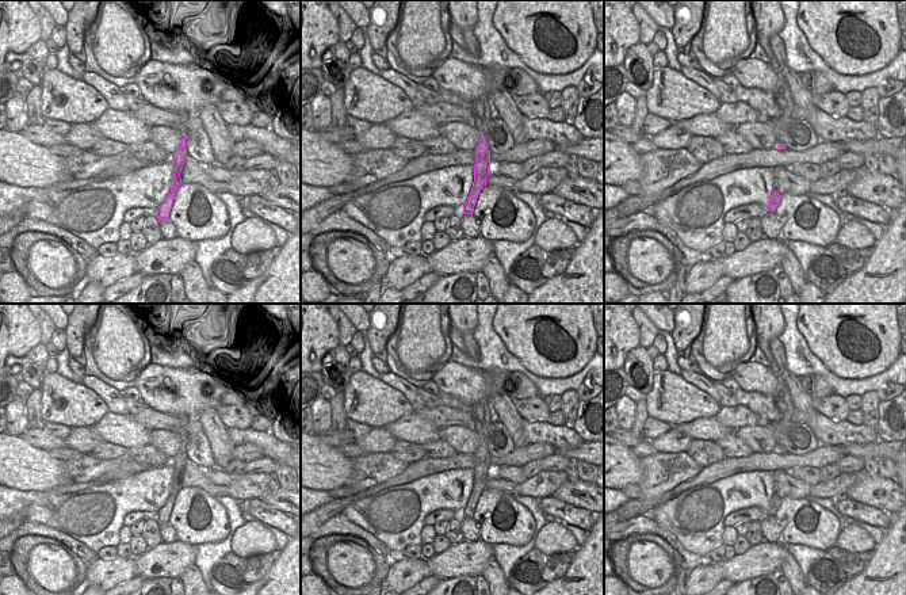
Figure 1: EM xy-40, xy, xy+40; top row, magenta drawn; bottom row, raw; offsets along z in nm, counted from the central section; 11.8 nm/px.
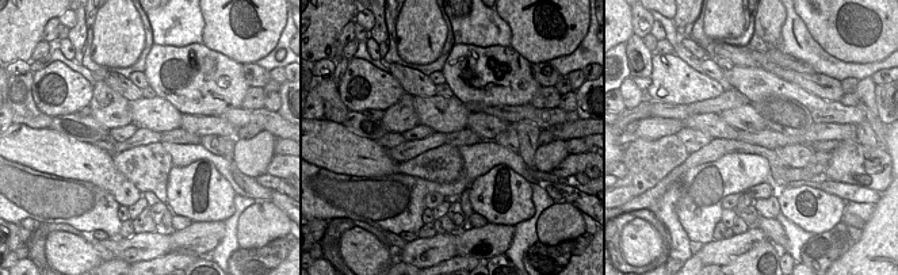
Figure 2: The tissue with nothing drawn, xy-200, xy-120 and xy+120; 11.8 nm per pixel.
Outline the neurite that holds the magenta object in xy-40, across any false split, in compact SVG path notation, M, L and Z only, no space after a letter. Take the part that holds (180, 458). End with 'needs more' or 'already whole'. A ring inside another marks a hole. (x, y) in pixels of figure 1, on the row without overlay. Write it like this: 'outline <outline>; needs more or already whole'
outline M183 440L183 445L179 449L177 454L172 458L172 466L175 469L175 476L173 476L171 495L168 496L165 504L158 510L156 515L156 520L160 527L168 525L175 499L177 493L183 489L180 476L181 476L186 462L187 462L186 440Z; already whole

